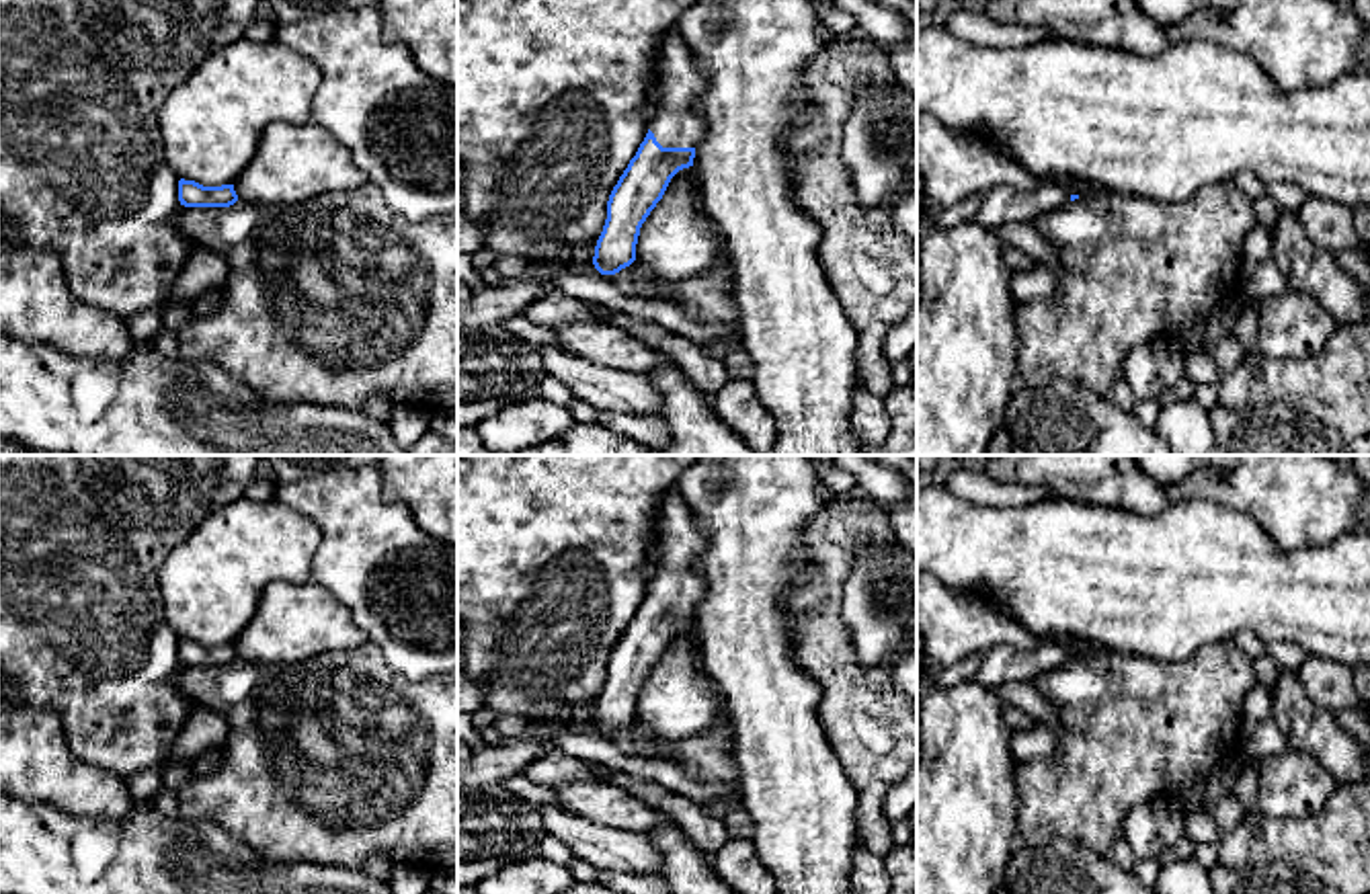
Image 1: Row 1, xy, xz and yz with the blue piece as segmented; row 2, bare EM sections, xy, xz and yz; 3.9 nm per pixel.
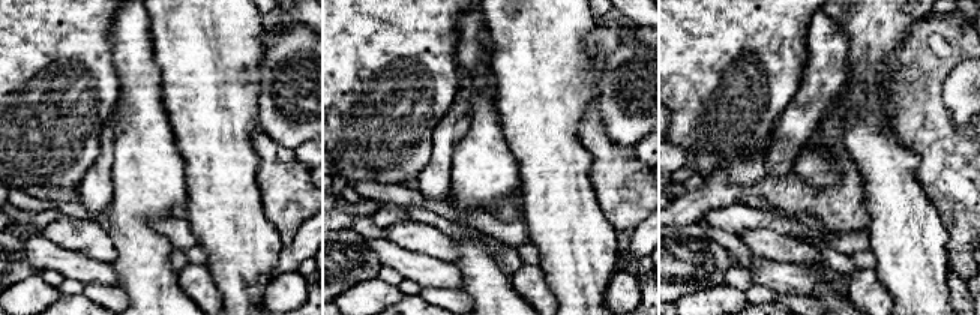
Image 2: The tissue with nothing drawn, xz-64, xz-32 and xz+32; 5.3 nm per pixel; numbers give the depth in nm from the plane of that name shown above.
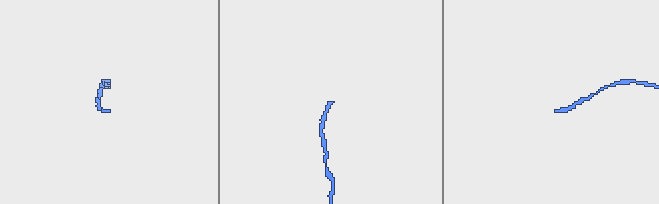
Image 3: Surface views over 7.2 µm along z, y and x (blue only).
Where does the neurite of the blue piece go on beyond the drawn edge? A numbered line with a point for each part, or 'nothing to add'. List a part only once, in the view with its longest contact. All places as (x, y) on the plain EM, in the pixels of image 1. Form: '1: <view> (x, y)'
1: xz (675, 581)

